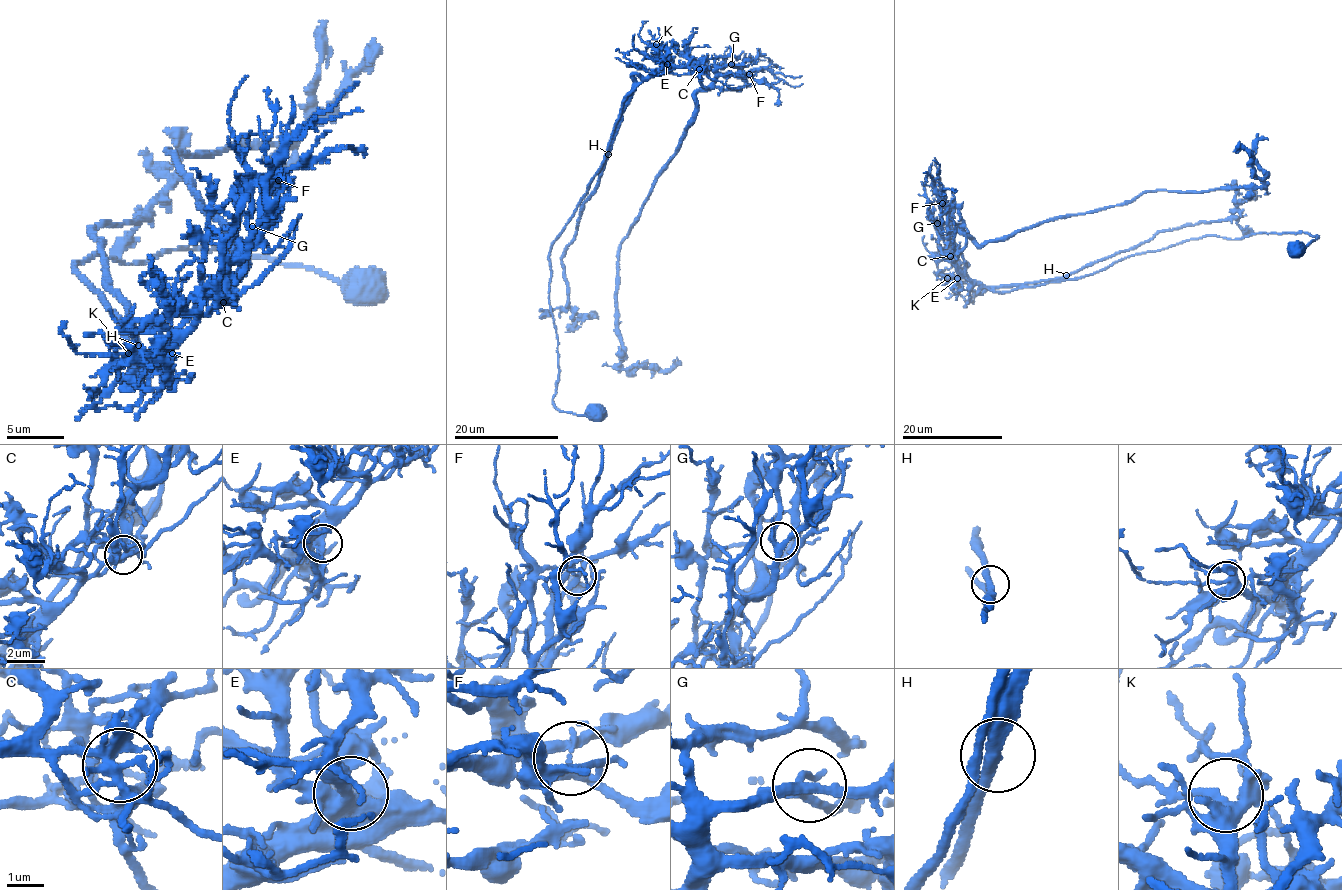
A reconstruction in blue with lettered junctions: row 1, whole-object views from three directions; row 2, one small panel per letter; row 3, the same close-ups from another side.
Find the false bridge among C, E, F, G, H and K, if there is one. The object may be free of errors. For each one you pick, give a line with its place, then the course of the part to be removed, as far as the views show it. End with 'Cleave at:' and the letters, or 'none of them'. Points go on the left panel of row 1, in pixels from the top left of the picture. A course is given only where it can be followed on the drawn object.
C: Place: (223, 302). Course of the part to remove: (223, 301), (243, 270), (242, 258), (232, 261), (231, 275), (247, 270), (167, 151), (296, 145), (370, 62)
Cleave at: C

